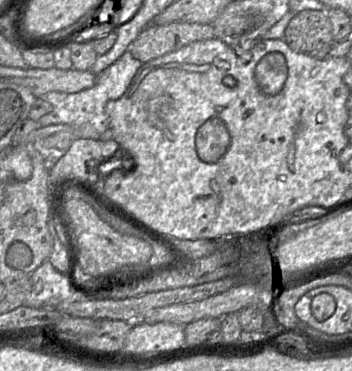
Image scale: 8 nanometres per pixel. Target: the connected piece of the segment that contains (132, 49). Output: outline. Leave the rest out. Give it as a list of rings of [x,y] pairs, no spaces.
[[[194,22],[150,24],[129,45],[128,51],[135,59],[146,63],[189,43],[214,37],[214,28],[211,24]]]

